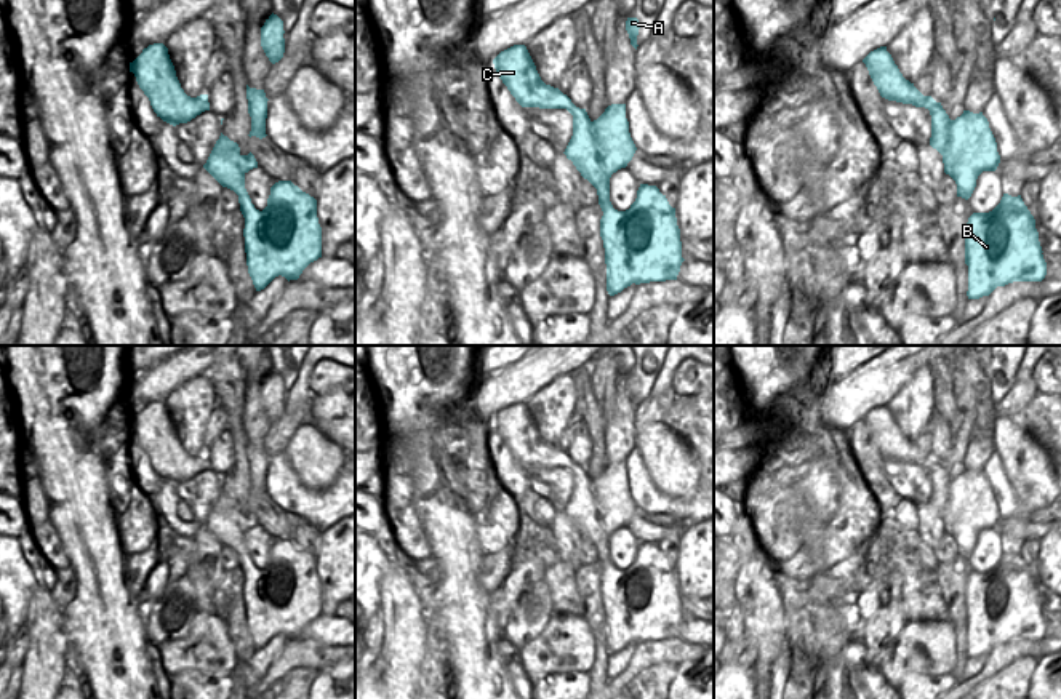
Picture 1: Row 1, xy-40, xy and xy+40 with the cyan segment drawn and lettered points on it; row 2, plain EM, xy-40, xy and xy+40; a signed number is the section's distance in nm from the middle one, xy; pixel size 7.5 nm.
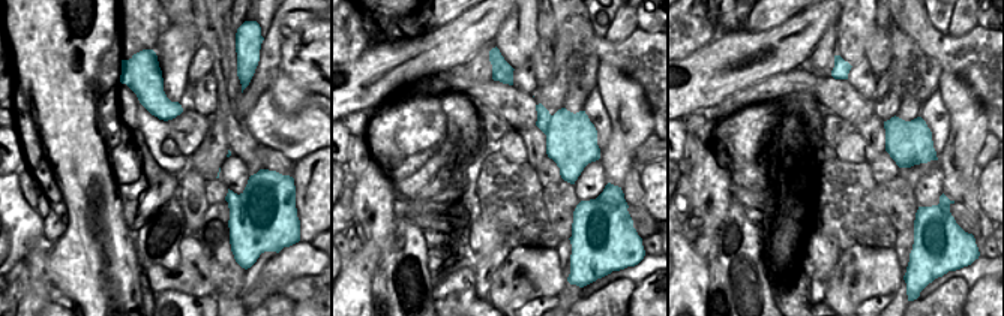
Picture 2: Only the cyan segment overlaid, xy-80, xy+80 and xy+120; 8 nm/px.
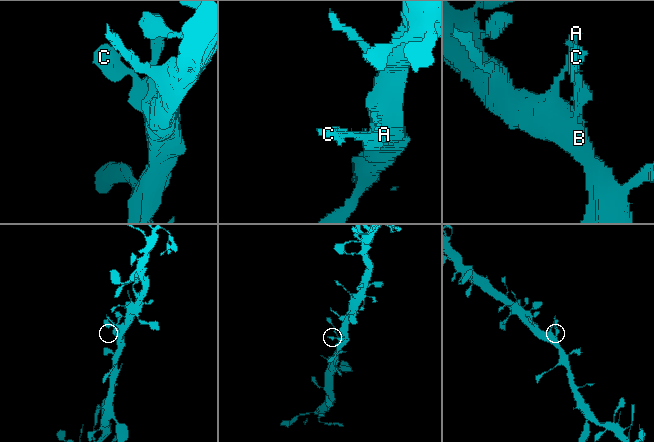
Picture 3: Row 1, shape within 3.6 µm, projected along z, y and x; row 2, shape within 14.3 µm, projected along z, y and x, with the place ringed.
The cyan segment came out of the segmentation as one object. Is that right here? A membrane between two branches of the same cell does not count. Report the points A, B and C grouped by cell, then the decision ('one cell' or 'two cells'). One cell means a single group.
A B C | one cell

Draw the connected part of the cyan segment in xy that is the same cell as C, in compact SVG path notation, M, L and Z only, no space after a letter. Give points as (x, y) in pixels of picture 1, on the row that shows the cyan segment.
M514 45L493 59L496 74L522 107L567 109L573 115L573 136L565 155L576 170L587 179L599 195L603 211L600 219L600 237L605 248L607 291L610 296L621 293L632 283L650 283L677 280L682 258L680 229L675 208L672 208L656 186L640 184L637 198L626 211L618 211L610 202L610 178L632 160L637 147L629 133L626 104L611 104L597 118L591 120L586 109L576 107L559 88L546 85L525 45Z

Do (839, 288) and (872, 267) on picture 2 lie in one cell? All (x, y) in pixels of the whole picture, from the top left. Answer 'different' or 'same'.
same

